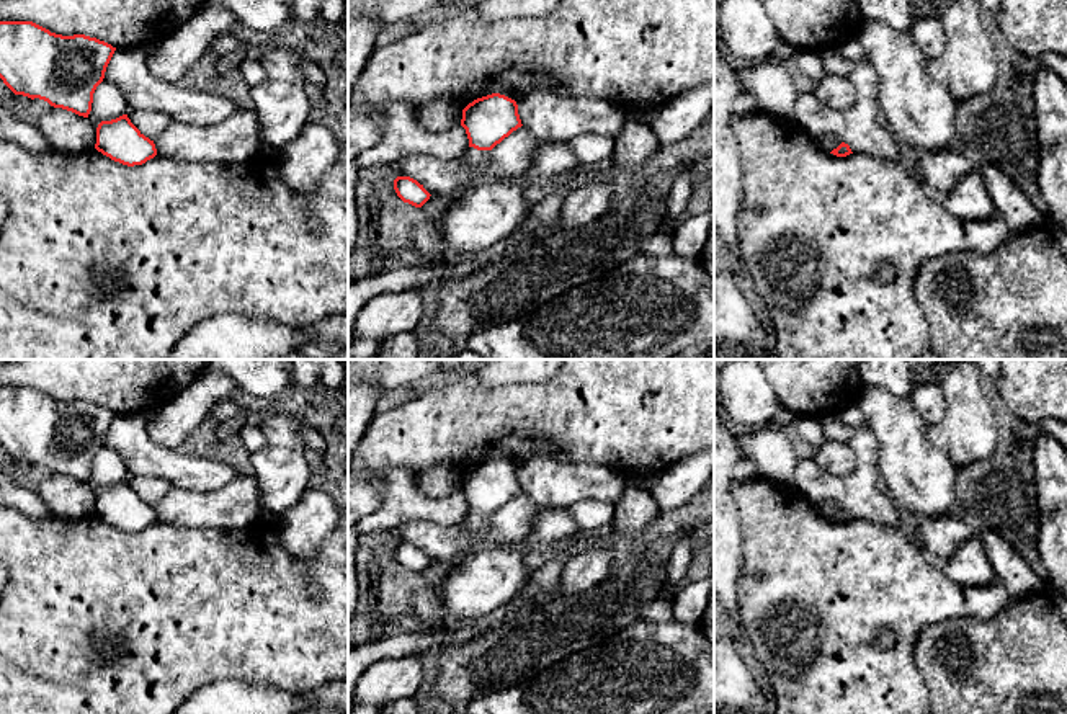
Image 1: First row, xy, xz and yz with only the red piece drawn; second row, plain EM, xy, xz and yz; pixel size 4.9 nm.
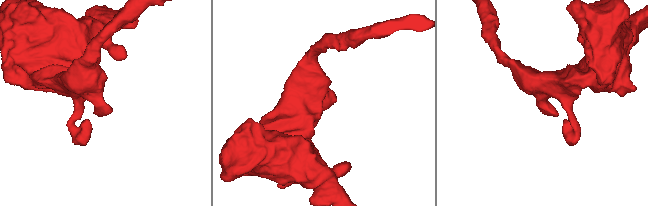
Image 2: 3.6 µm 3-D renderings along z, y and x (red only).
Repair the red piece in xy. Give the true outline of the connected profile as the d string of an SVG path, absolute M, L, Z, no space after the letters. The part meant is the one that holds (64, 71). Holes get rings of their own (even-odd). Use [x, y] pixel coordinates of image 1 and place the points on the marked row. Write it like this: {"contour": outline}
{"contour": "M0 21L0 78L15 93L31 100L39 98L54 108L72 111L88 118L93 103L93 93L103 82L106 67L116 47L85 34L62 36L33 21Z"}

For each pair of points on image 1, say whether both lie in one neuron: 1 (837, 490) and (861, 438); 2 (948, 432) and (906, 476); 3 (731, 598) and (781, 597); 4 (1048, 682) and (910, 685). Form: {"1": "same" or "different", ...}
{"1": "same", "2": "different", "3": "different", "4": "different"}

